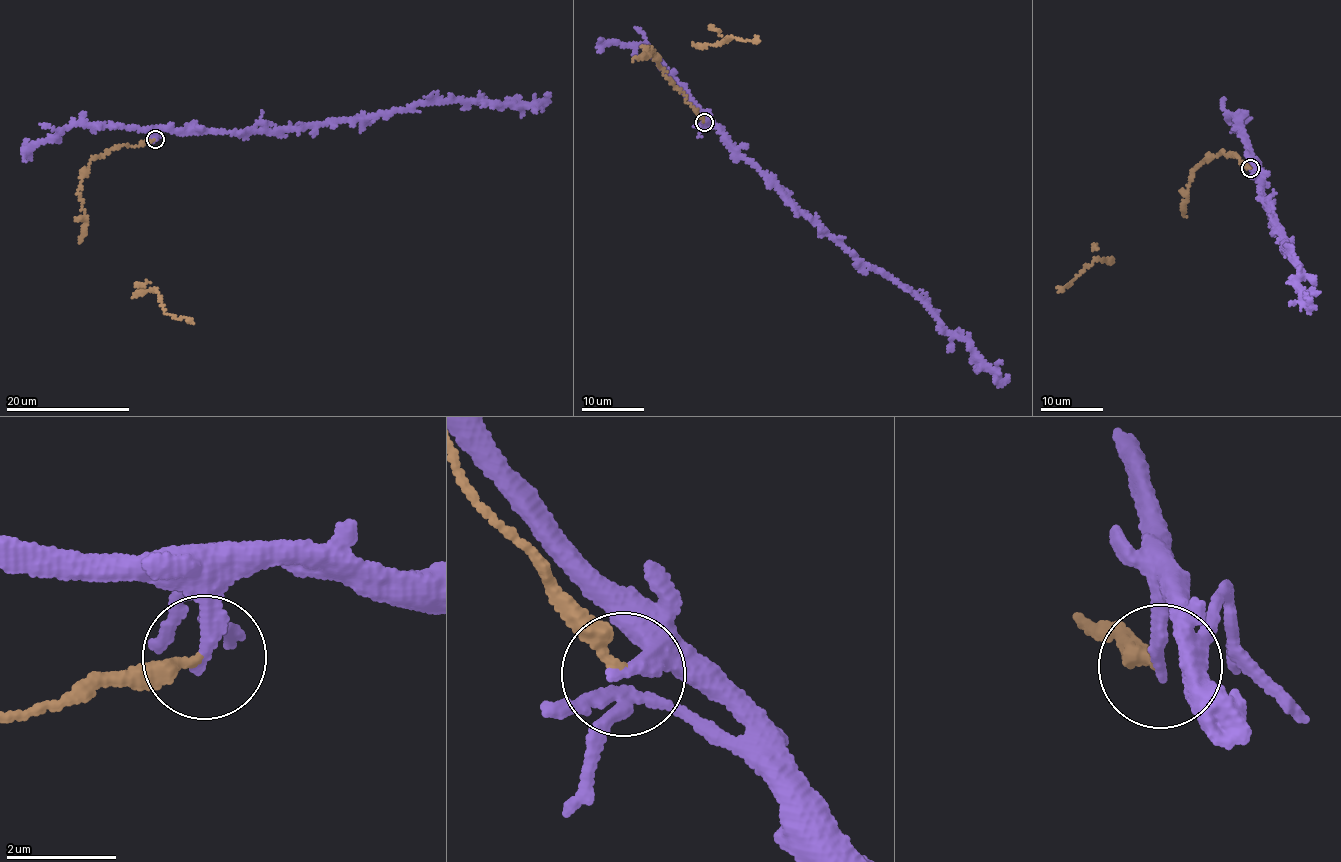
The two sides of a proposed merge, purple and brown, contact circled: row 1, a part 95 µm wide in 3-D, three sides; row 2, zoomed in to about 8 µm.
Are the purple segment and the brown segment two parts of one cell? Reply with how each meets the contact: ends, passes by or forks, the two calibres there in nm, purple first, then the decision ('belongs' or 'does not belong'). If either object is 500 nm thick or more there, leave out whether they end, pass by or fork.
purple ends; brown ends; calibres 260 and 240 nm; does not belong

